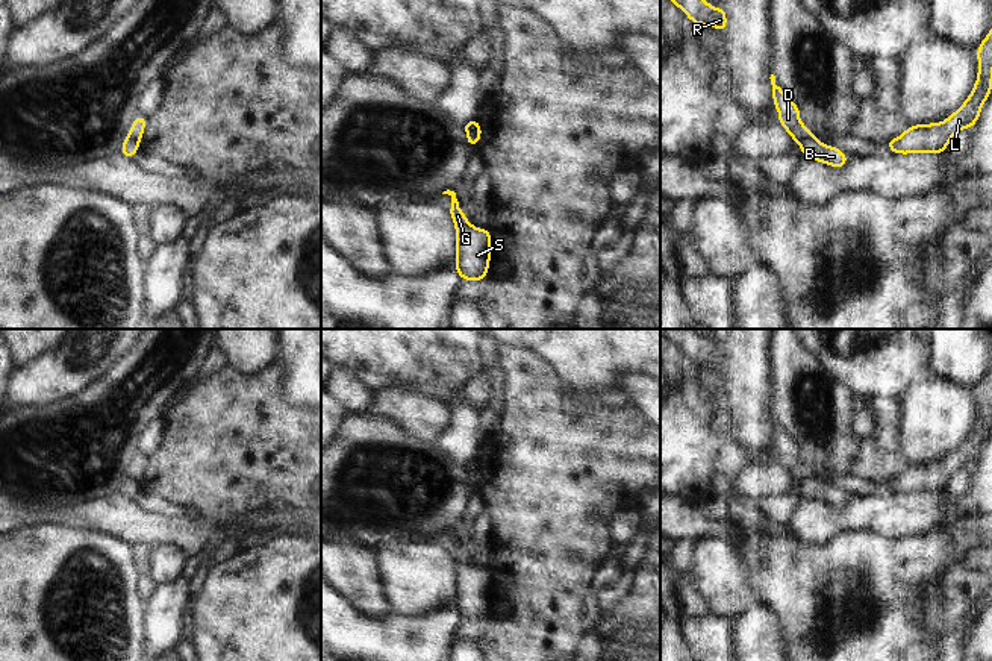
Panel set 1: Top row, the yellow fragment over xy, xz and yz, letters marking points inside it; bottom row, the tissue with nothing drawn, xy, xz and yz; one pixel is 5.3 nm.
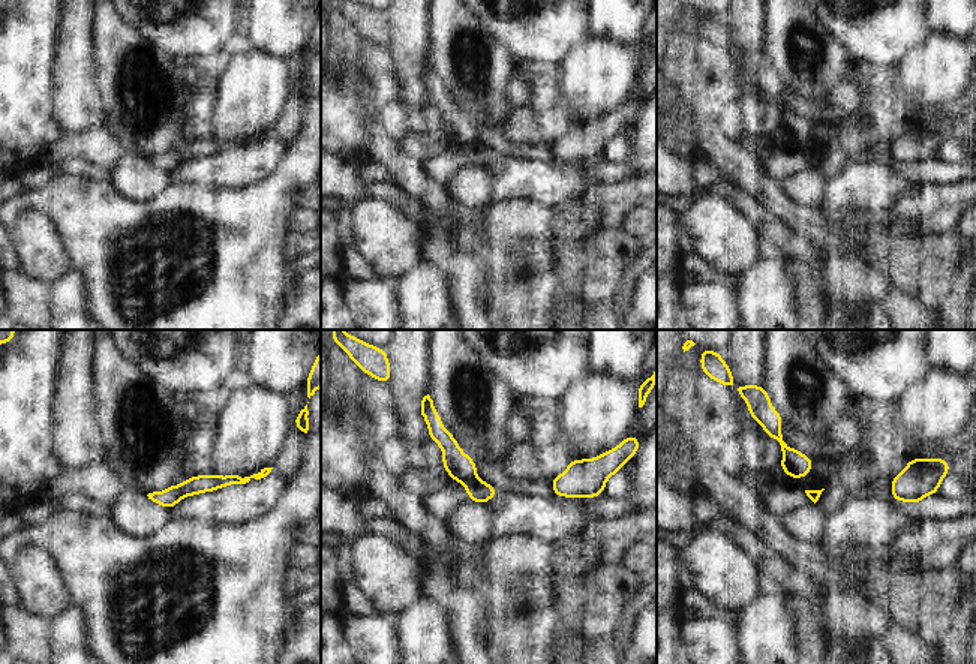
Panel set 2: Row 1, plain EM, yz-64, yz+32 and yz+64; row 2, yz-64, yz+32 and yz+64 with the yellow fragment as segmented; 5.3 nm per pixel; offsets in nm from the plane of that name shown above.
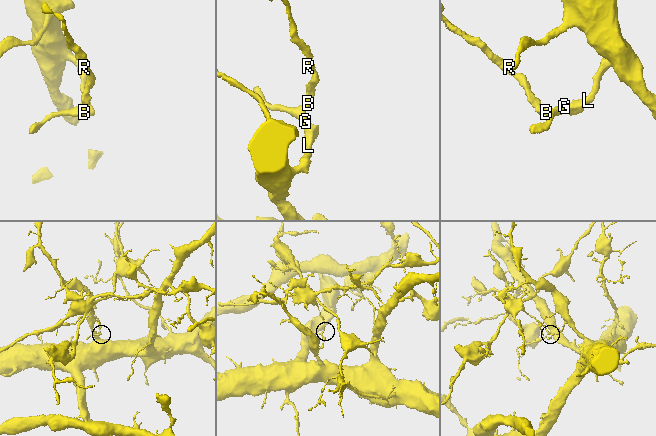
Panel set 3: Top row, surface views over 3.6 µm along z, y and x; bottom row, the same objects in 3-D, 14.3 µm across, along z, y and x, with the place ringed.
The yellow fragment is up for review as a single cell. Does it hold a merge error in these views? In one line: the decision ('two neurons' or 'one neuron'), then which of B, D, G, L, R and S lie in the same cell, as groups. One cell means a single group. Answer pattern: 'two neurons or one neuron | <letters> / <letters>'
two neurons | B G L S / D R

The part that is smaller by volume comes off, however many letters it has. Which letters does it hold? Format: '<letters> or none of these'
D, R

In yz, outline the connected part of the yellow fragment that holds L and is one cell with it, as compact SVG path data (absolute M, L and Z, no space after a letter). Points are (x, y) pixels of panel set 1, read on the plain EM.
M992 367L977 390L978 412L969 437L942 462L912 464L898 478L886 479L891 493L941 494L962 468L972 468L981 455L981 446L992 434Z

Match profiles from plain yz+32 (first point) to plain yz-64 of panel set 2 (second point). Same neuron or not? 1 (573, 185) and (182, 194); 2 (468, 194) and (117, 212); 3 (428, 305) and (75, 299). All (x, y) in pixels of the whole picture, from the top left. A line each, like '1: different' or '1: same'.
1: different
2: different
3: same

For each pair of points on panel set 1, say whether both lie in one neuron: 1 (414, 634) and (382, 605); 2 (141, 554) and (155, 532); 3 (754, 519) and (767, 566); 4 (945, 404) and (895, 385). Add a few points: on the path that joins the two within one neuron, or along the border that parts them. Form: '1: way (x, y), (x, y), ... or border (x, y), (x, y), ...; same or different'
1: border (358, 608), (368, 616), (393, 616); different
2: border (132, 545), (152, 546); different
3: border (742, 526), (768, 535), (780, 535), (786, 529); different
4: border (917, 378), (904, 396); different

